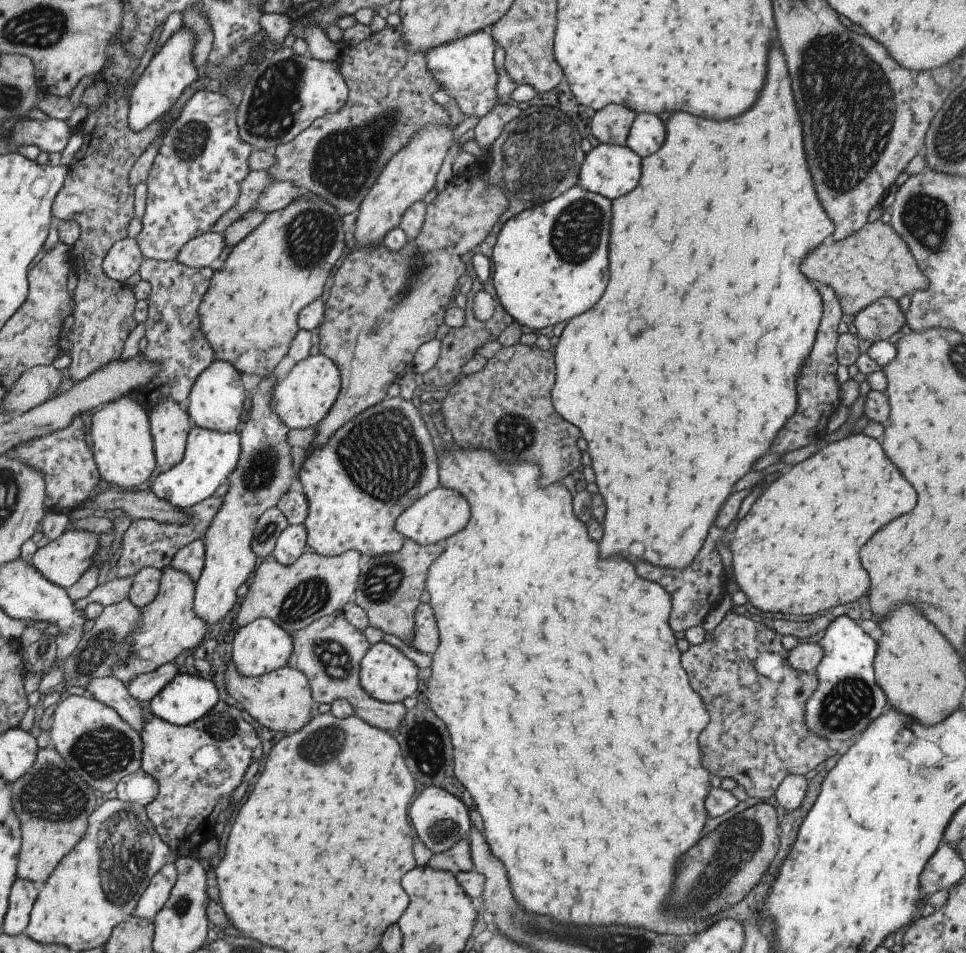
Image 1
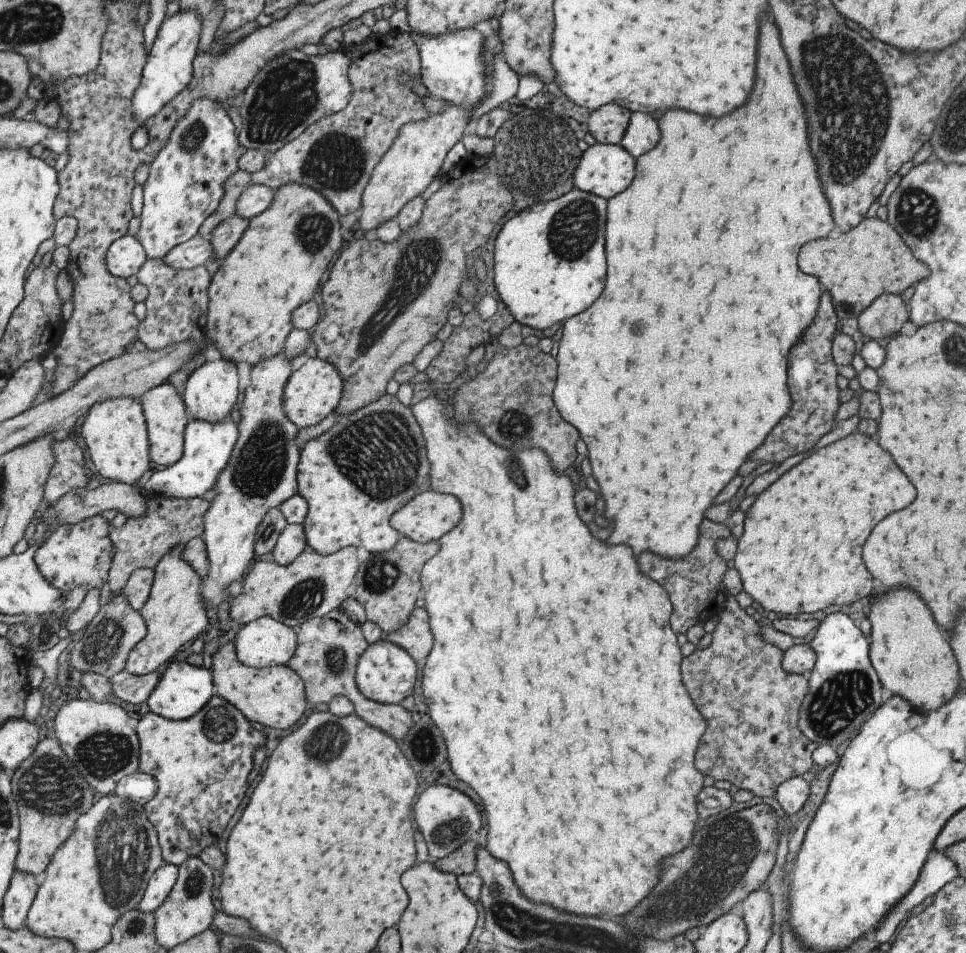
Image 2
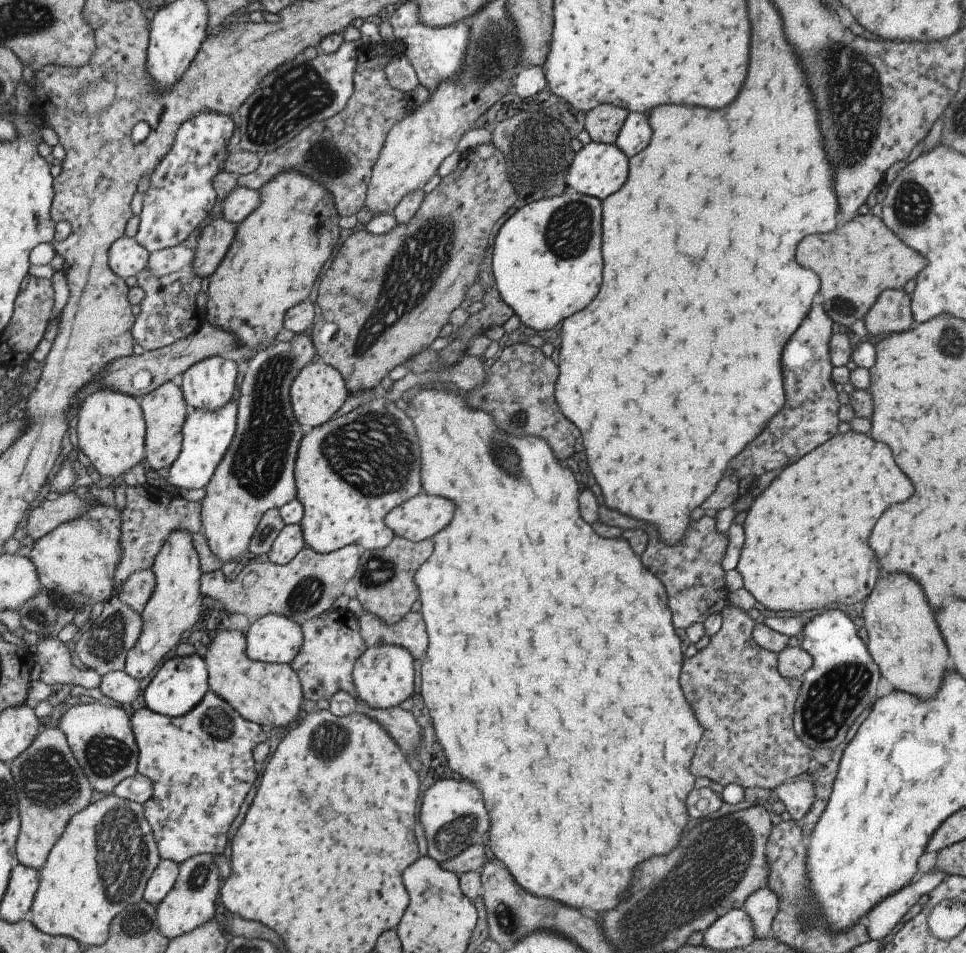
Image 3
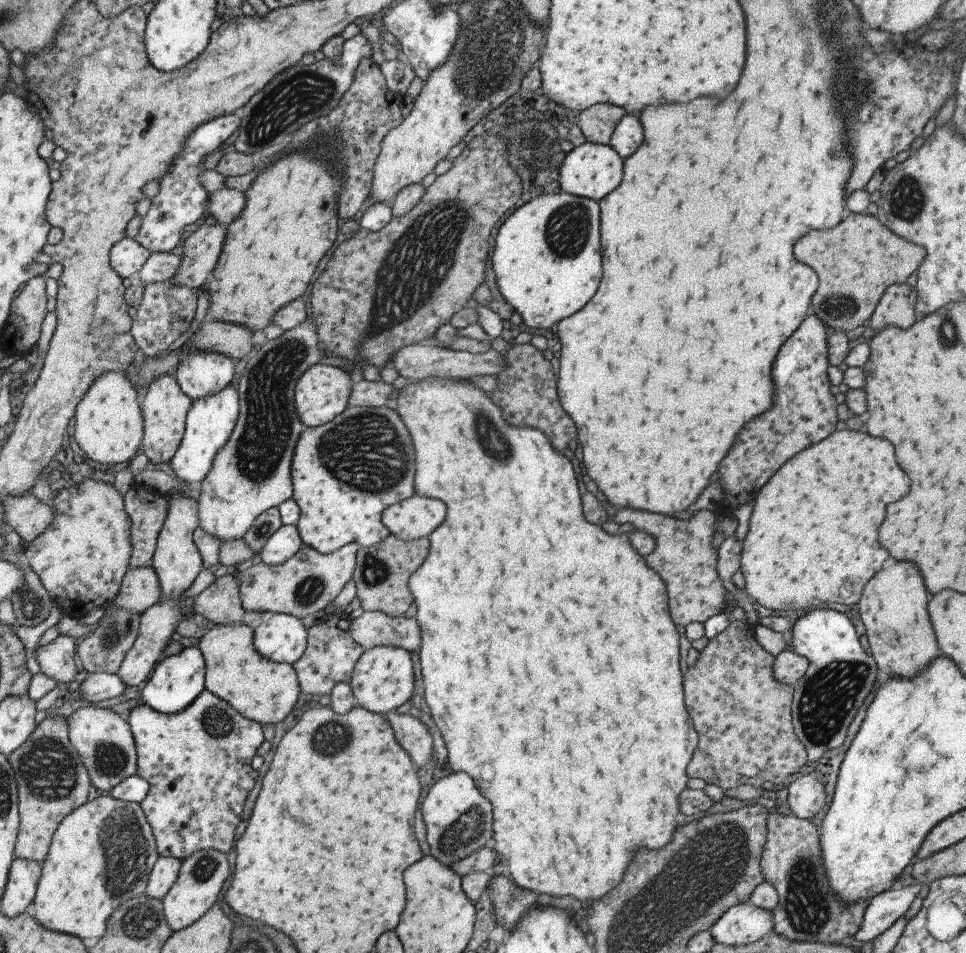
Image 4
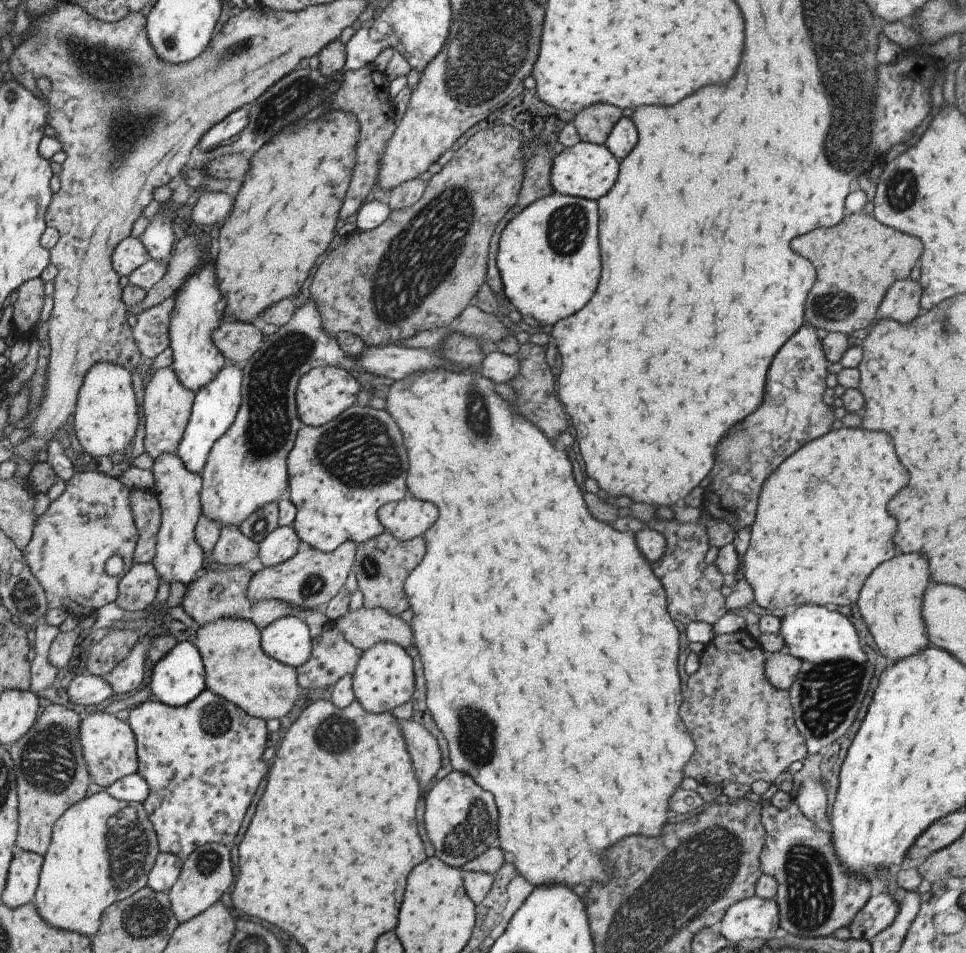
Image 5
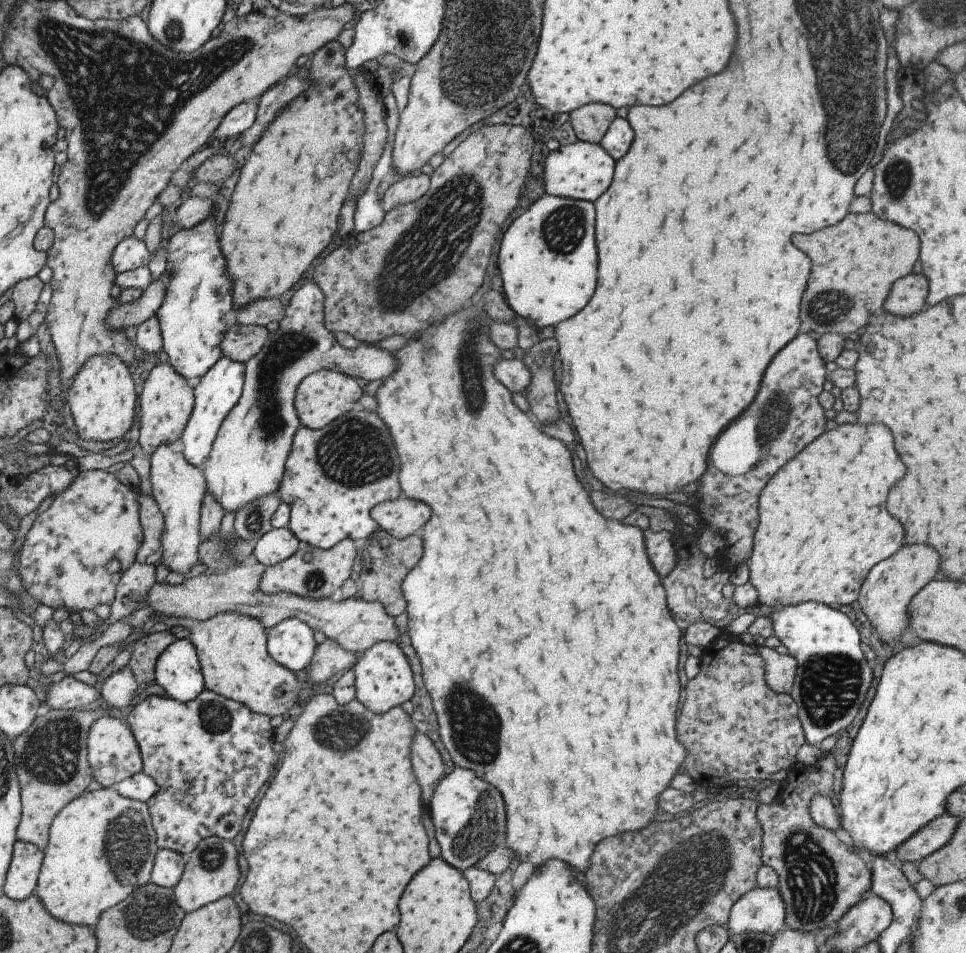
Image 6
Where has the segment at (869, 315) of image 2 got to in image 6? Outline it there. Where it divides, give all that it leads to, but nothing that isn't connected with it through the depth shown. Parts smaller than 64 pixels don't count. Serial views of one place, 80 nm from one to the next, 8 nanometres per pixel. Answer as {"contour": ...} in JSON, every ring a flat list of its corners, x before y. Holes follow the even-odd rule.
{"contour":[[909,274,901,280,897,280,883,304,883,310,905,316,915,314,923,308,927,296,927,280,923,274]]}

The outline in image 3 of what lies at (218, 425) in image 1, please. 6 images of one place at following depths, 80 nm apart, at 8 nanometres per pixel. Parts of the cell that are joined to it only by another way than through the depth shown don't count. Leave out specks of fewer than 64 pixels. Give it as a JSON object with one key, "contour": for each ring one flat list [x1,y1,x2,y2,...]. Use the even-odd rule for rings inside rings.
{"contour":[[212,356,184,370,178,387,188,410,199,407,216,411,231,399,237,378,237,362,235,357]]}

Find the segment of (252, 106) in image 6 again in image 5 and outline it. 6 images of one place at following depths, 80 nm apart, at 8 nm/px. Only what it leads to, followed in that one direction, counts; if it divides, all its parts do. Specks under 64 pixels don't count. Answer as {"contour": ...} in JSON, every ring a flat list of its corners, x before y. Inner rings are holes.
{"contour":[[242,107,225,116,220,122,213,124,197,140,196,146,203,152,213,150,220,142,225,142,225,140,229,140,229,138,239,134,245,128,245,124,247,124,247,107]]}

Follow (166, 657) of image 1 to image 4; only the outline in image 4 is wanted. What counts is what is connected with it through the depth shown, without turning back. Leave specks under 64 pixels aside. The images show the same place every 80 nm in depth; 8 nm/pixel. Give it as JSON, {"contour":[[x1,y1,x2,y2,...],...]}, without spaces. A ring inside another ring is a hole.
{"contour":[[173,488,173,492,169,492,167,496,167,514,157,536,151,564,159,584,159,597,138,616,137,637,116,673,125,686,134,688,148,678,178,623,189,615,190,600,184,597,184,593,203,569,199,552,192,540,193,530,198,528,198,503,193,498,183,496,177,488]]}

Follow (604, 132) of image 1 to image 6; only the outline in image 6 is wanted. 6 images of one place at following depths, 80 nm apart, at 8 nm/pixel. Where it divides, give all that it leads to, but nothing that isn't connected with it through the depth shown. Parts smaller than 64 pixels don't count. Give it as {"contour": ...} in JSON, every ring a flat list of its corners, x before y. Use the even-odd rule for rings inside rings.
{"contour":[[587,103,568,112,568,116,567,124,576,140,598,144,605,128,613,120,615,110,601,103]]}

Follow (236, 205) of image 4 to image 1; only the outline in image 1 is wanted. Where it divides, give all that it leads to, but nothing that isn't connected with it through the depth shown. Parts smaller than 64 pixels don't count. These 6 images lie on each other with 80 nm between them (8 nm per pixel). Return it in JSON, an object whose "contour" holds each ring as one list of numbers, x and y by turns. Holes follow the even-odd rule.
{"contour":[[274,182,265,188,265,192,261,192,254,210,259,212,271,213,279,211,281,208,287,208,289,204,293,204,293,200,297,200,299,196,307,194,303,186,297,186,289,182]]}

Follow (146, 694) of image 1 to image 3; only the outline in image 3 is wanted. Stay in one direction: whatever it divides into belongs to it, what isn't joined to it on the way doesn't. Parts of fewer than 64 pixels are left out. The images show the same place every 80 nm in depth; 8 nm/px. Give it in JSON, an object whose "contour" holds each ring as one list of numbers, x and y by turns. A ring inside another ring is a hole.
{"contour":[[111,671,101,675,96,687,104,701,114,704,132,702,139,694,139,681,132,679,125,671]]}

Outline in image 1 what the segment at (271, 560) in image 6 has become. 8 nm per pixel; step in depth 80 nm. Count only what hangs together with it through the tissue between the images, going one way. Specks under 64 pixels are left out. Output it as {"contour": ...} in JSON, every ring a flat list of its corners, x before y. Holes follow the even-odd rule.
{"contour":[[288,525,277,536,271,557,282,566,293,564,307,549,306,531,302,525]]}

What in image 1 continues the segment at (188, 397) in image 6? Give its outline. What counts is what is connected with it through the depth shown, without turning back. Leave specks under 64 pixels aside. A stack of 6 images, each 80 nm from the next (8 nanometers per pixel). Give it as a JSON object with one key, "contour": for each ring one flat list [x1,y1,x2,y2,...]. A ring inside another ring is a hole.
{"contour":[[169,398,151,408,146,416,157,466,175,466,183,458,187,432,192,427,189,416]]}

